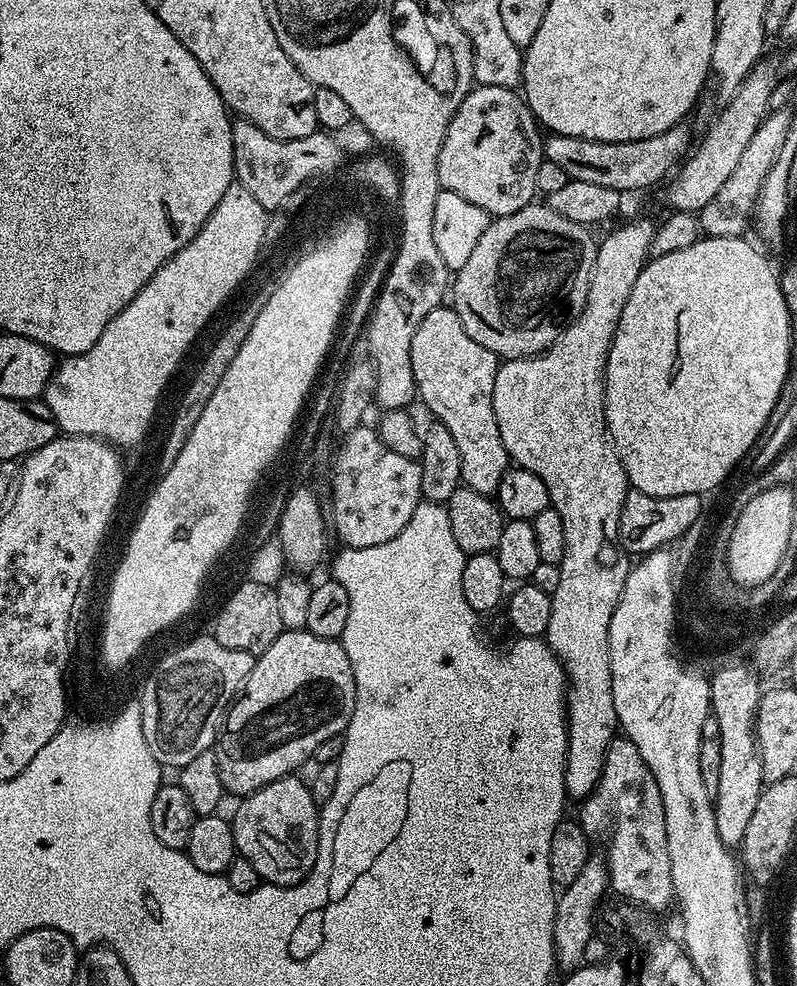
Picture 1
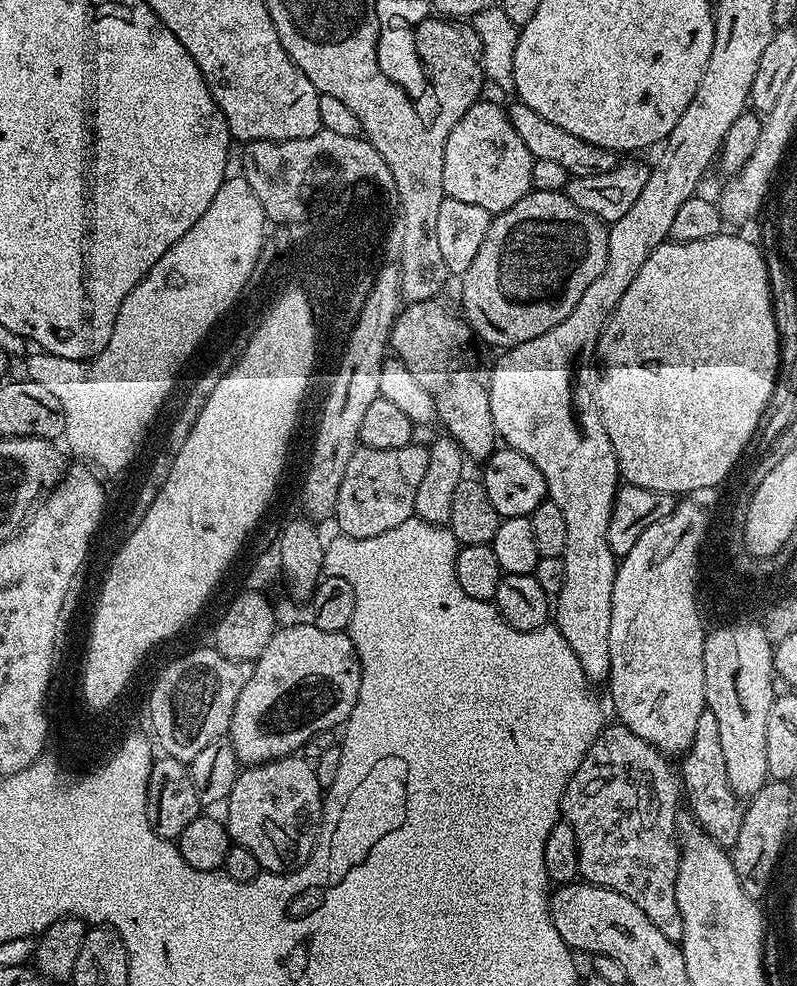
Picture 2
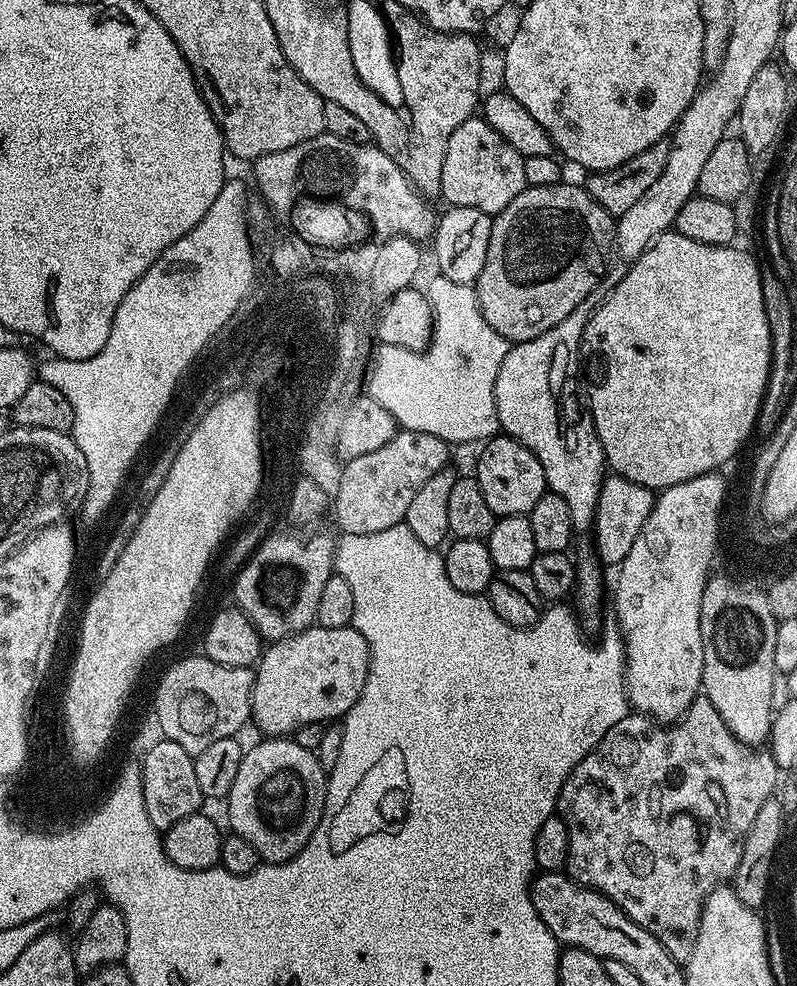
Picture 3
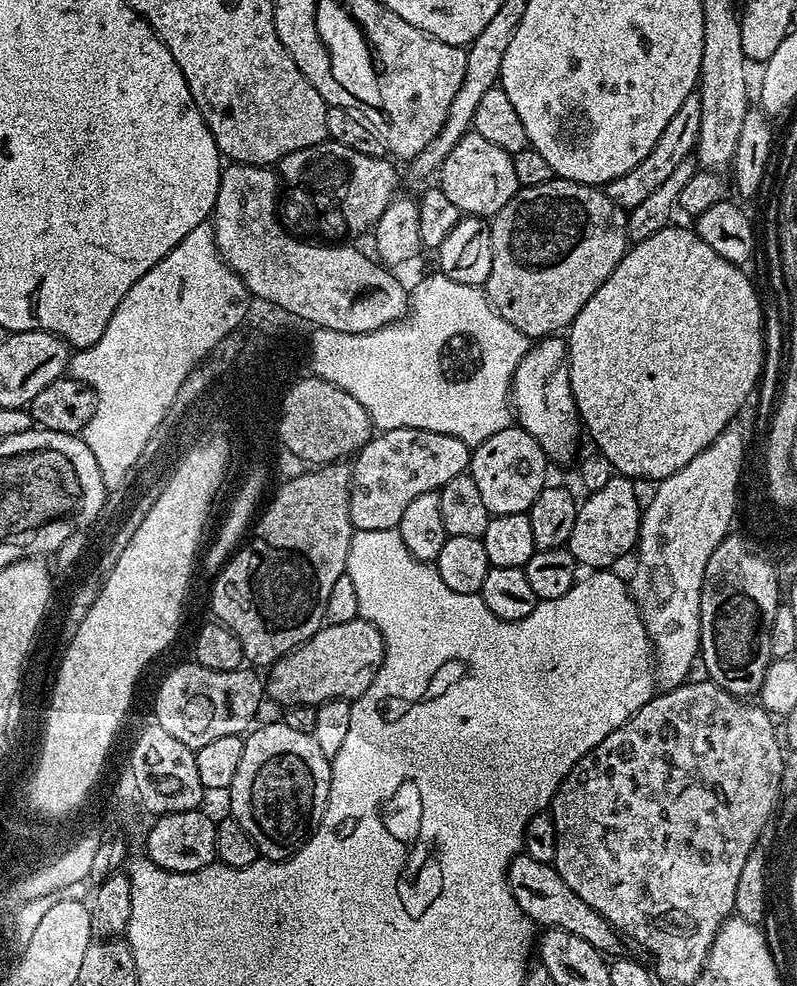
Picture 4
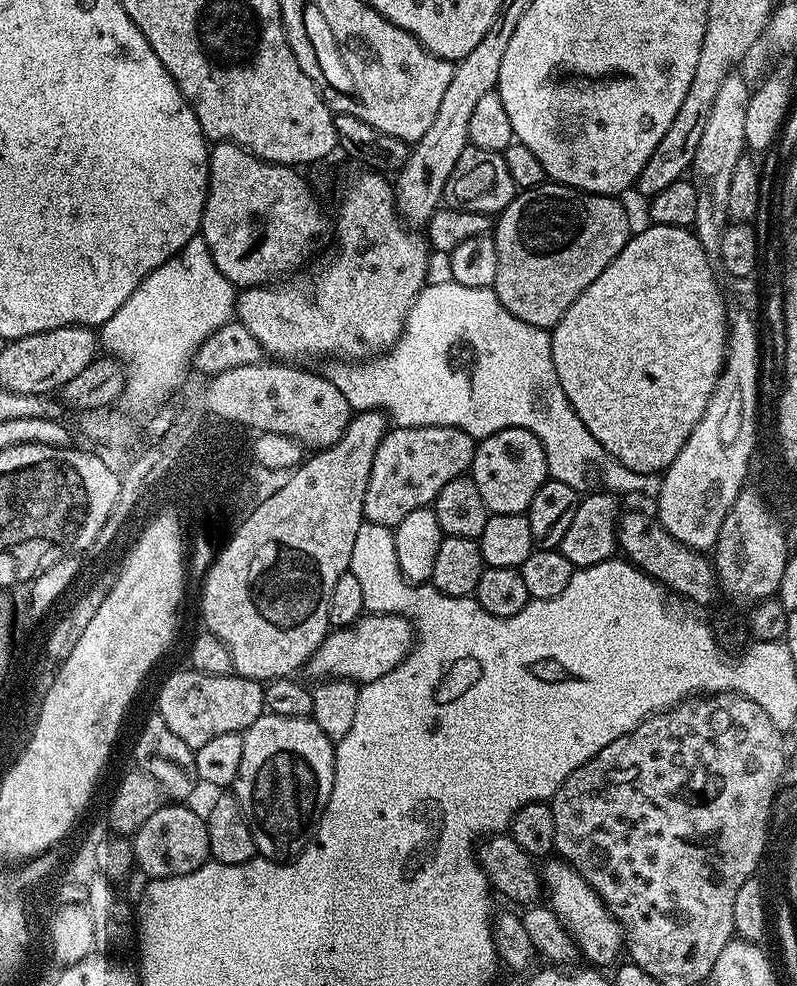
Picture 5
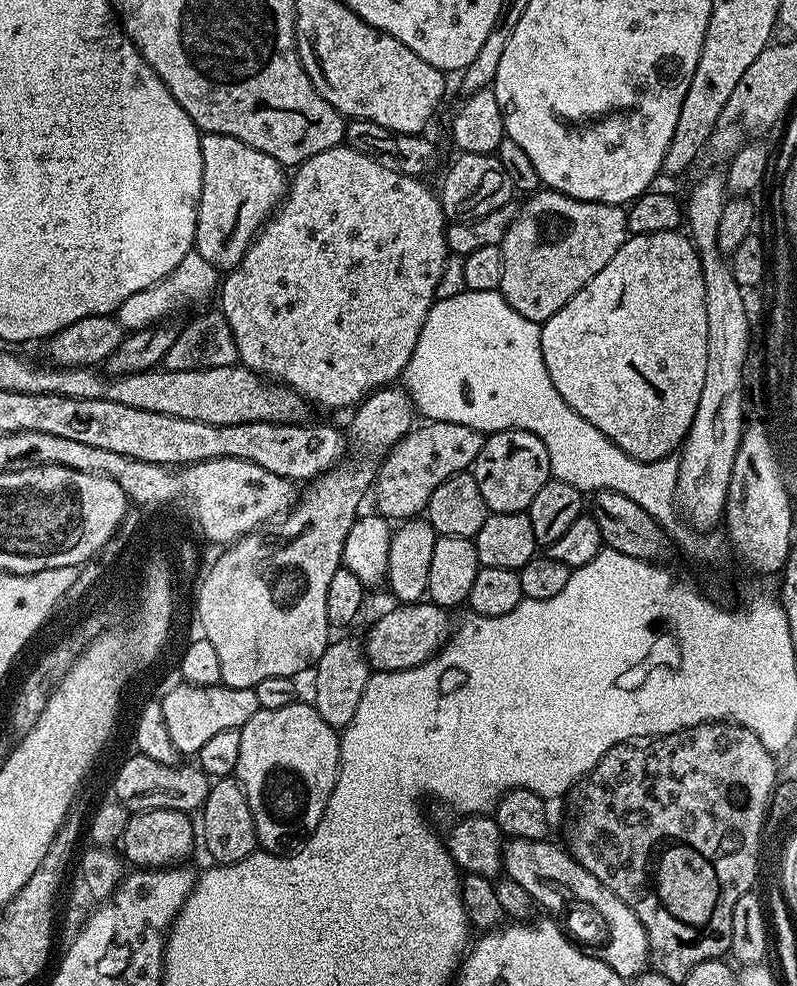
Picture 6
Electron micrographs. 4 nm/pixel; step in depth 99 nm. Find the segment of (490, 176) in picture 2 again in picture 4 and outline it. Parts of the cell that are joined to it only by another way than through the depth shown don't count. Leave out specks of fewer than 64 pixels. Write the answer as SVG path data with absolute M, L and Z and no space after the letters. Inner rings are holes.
M470 130L460 139L458 146L446 154L444 165L438 173L438 187L446 194L446 198L450 198L450 202L454 202L454 206L458 206L460 213L491 218L517 194L512 158L513 153L502 150L502 146L494 146L494 142Z

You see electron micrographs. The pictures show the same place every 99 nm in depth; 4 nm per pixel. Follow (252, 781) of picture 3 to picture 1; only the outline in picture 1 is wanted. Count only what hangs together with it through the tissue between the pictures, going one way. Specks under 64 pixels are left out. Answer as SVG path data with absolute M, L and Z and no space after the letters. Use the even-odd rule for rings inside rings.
M299 775L283 776L258 791L252 792L239 801L236 813L230 816L236 851L243 859L258 870L261 881L265 884L277 884L279 888L289 888L301 884L310 874L318 854L318 838L320 837L320 817L316 799L312 797L312 789L307 783L299 780Z

